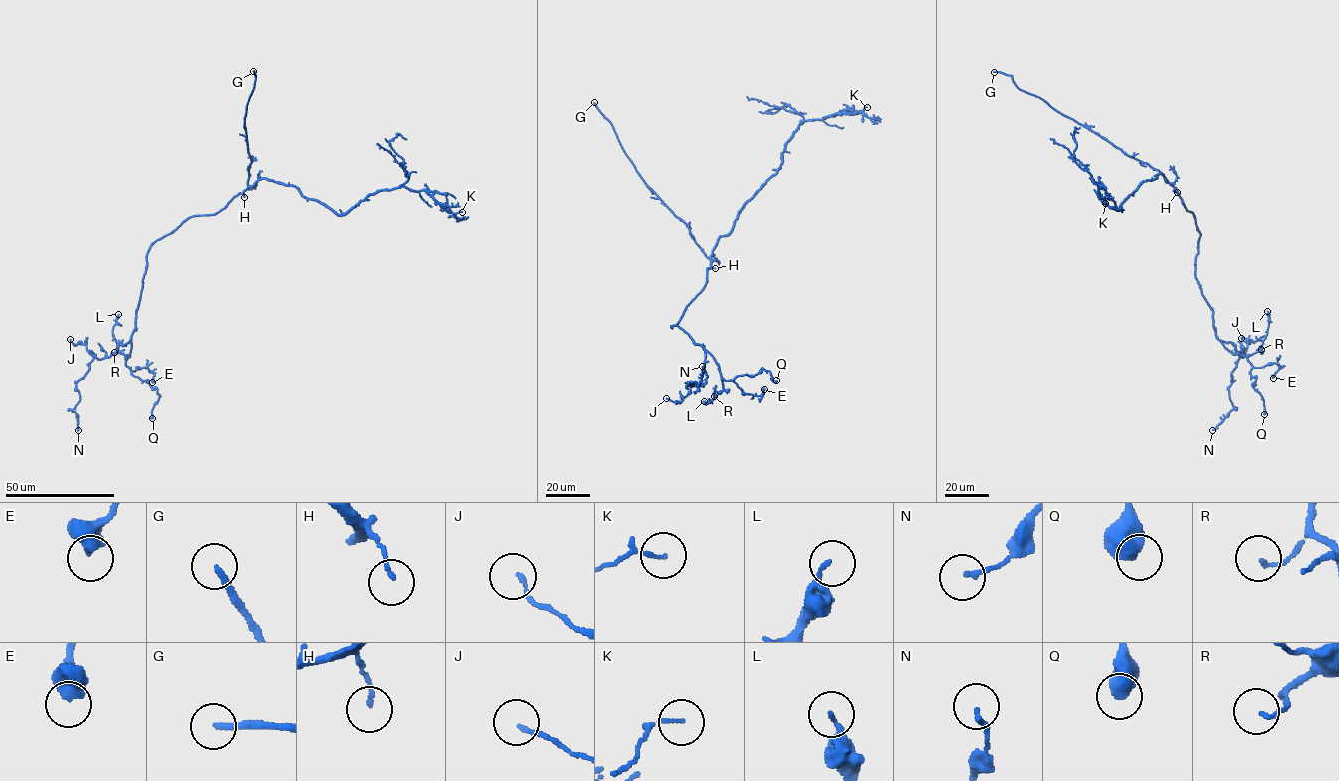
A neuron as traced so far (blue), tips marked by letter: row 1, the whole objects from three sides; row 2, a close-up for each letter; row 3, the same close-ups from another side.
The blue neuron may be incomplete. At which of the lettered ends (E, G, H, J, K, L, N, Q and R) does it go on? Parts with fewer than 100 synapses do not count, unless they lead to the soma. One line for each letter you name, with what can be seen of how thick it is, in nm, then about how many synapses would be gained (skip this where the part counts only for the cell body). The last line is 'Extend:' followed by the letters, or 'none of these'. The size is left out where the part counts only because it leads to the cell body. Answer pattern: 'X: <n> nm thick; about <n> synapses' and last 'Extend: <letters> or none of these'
G: 190 nm thick
Extend: G

